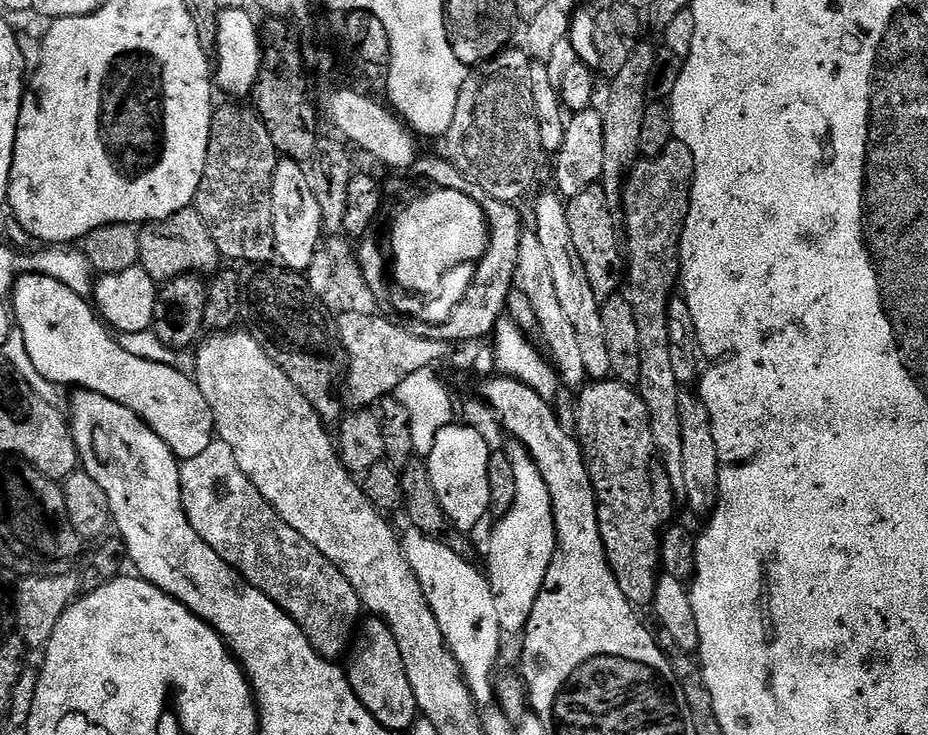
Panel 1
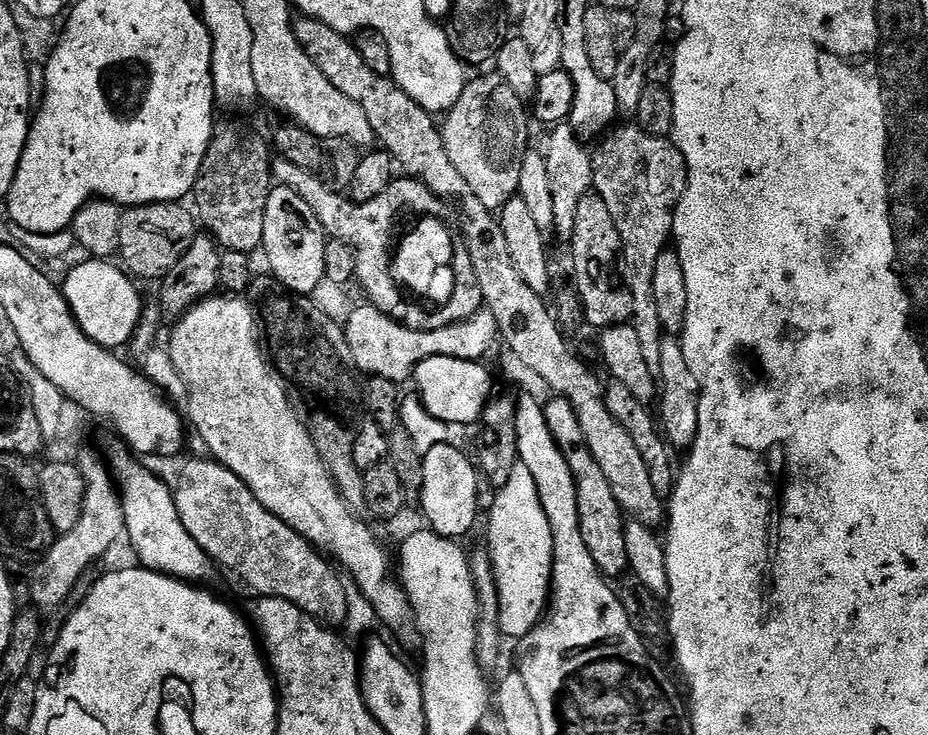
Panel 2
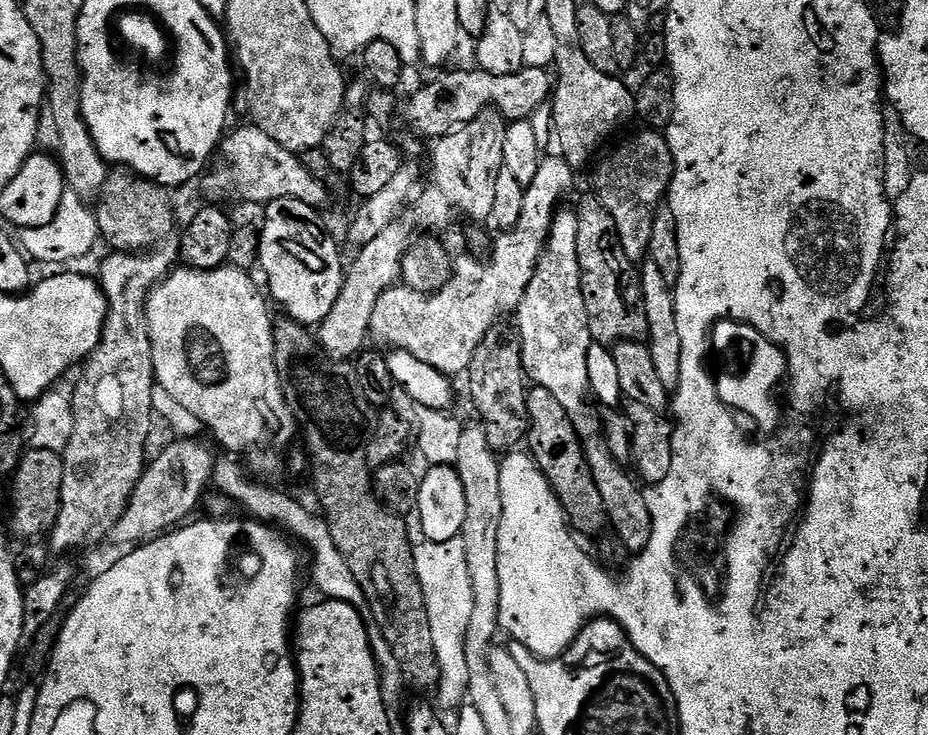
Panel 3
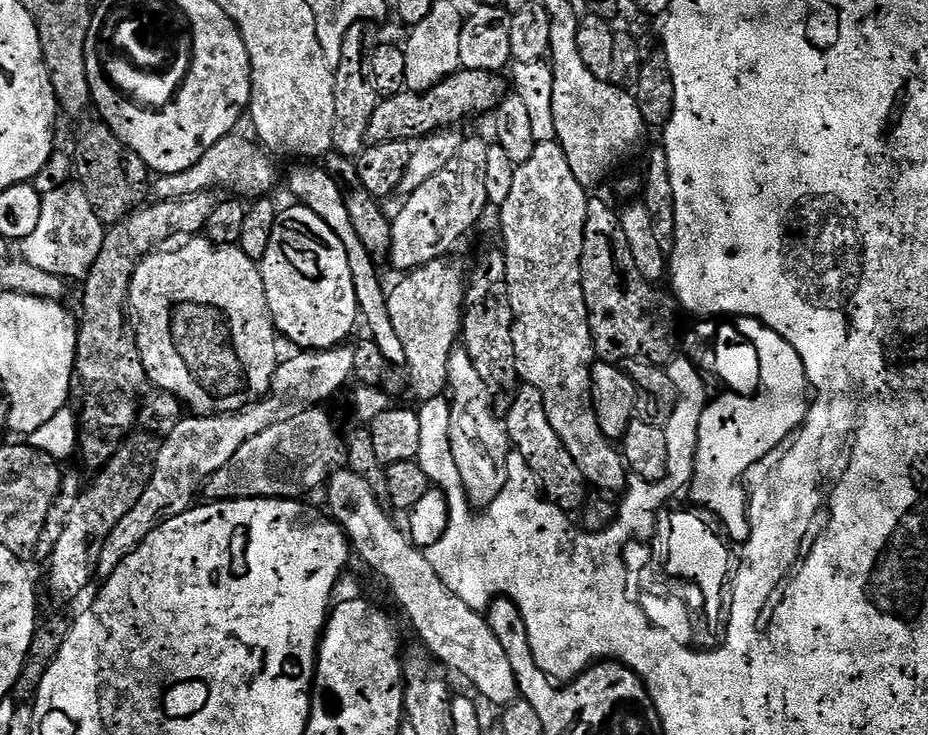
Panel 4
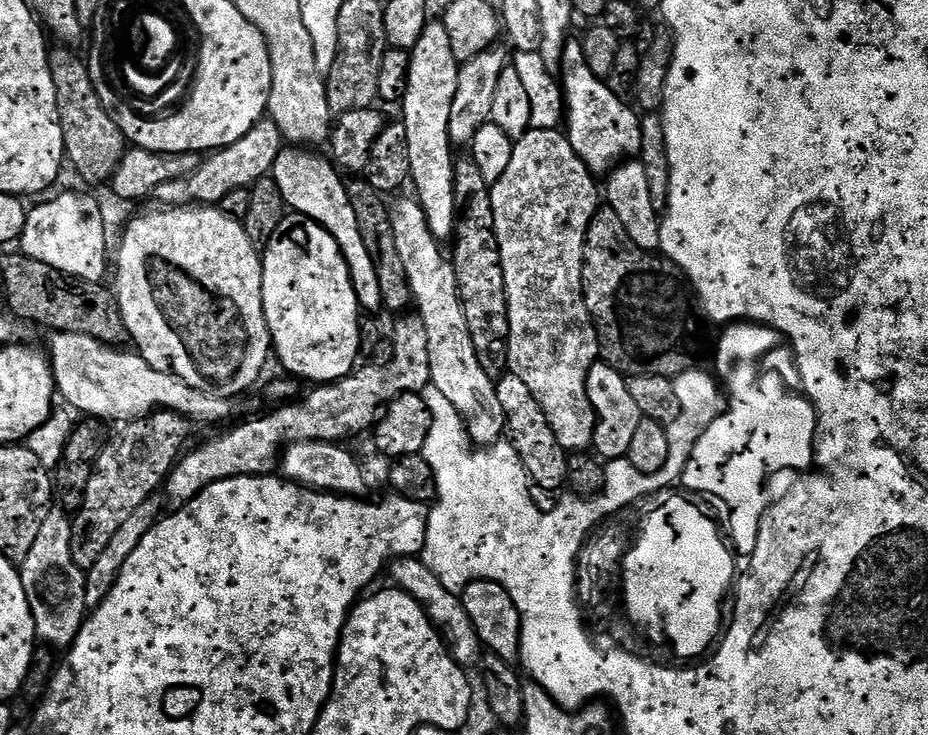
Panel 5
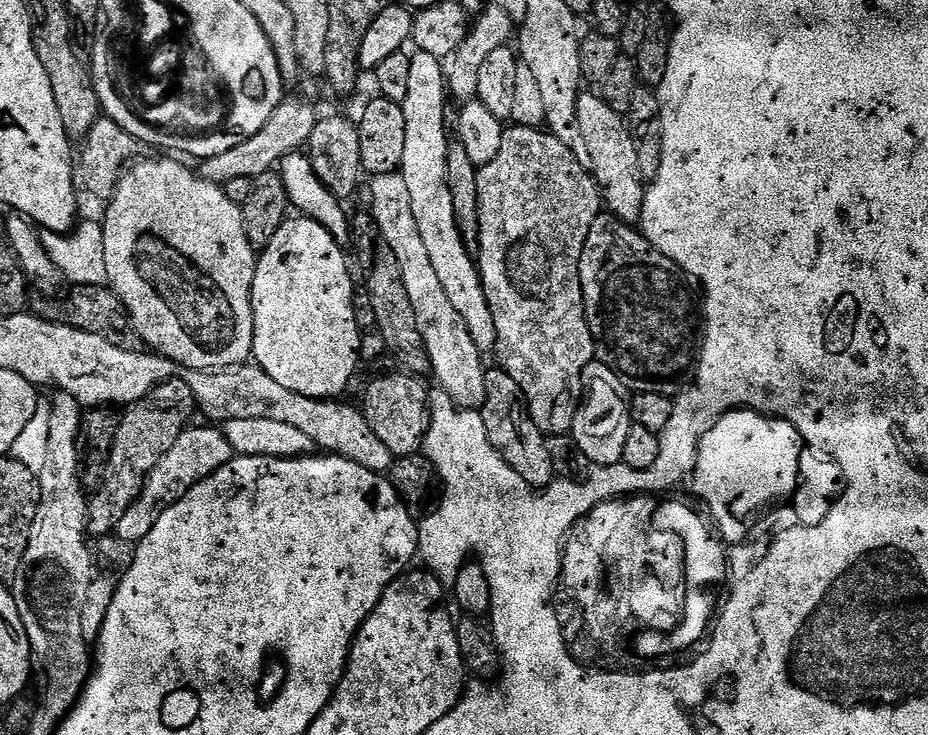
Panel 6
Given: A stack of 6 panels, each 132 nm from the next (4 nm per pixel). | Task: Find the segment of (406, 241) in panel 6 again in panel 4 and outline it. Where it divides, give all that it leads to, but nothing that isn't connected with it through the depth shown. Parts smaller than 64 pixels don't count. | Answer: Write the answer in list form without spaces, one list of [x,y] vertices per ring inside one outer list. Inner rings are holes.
[[[463,350],[453,352],[448,367],[448,388],[450,389],[450,443],[454,452],[454,459],[458,464],[458,471],[462,476],[462,486],[464,495],[468,497],[469,504],[473,509],[483,510],[495,502],[498,494],[508,481],[508,453],[510,451],[510,441],[508,430],[503,419],[496,417],[496,412],[492,409],[493,389],[489,388],[488,383],[478,374],[474,362],[470,362],[470,354]]]

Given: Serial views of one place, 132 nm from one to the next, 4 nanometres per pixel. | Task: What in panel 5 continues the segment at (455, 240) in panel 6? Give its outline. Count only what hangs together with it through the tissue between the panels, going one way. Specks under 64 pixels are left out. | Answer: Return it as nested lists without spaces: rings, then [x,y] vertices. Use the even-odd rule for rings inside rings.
[[[430,22],[426,30],[422,30],[422,38],[411,48],[412,61],[410,62],[410,82],[402,101],[404,116],[402,122],[406,126],[406,142],[410,142],[410,170],[411,187],[416,187],[415,199],[420,201],[422,210],[426,214],[426,222],[430,226],[437,241],[453,235],[456,226],[456,199],[454,198],[454,159],[452,151],[454,145],[448,137],[450,130],[450,106],[454,106],[454,94],[458,94],[458,74],[461,61],[454,58],[454,50],[450,47],[450,34],[446,32],[443,22]]]

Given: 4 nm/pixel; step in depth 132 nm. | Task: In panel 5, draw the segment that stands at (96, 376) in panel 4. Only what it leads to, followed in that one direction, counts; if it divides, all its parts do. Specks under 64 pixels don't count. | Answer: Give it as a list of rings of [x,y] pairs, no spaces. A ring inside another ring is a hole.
[[[267,118],[259,120],[238,142],[229,148],[221,148],[201,159],[198,170],[194,174],[186,174],[186,178],[174,178],[174,182],[162,182],[150,194],[151,199],[157,200],[157,205],[164,208],[187,208],[189,206],[216,206],[230,190],[239,188],[251,189],[253,184],[265,179],[274,166],[274,158],[278,158],[280,149],[285,147],[283,134],[274,126],[274,122]]]

